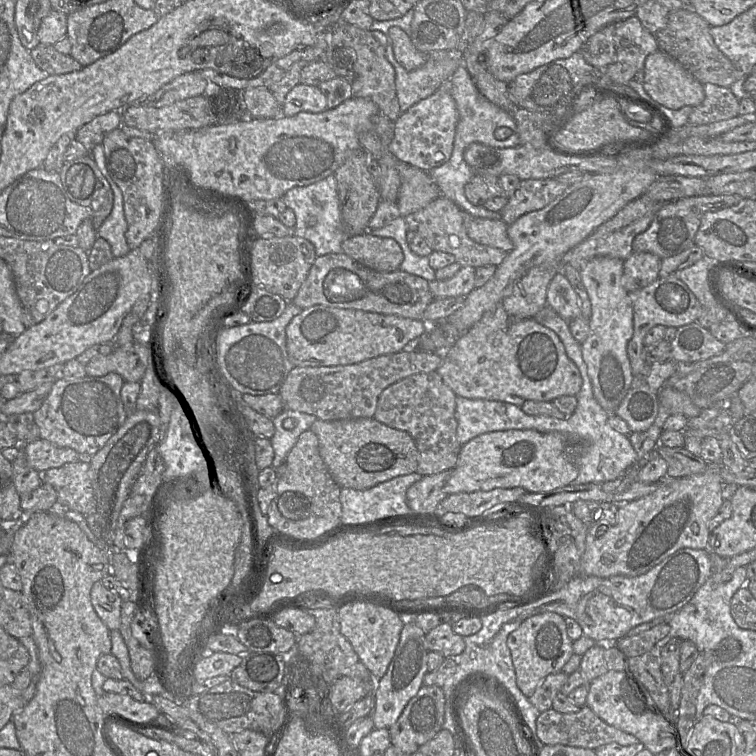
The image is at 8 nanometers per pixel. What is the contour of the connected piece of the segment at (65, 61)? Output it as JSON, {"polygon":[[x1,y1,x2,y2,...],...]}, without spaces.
{"polygon":[[39,44,30,51,36,65,49,75,61,75,78,71,82,65,70,55,58,52,54,45]]}

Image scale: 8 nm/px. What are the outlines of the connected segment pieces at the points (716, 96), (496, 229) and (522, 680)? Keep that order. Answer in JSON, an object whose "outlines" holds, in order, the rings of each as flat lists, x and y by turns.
{"outlines":[[[705,83,703,88,705,98,700,105,693,107,688,124,711,124,734,118,739,114,740,100,729,87]],[[464,211,467,234,473,241,510,252,513,243,508,237,508,225,502,219,485,219,473,217]],[[545,612,524,620,507,637,516,674,516,683,526,697,530,697,550,674,559,673,573,656,573,641,567,634,565,619,558,613]]]}

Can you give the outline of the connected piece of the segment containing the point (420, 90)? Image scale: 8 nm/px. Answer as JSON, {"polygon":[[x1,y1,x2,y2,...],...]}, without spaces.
{"polygon":[[390,40,385,56,395,70,396,95,402,113,440,87,445,87,455,70,462,65,456,52,438,50,428,54,423,66,407,71,396,60]]}

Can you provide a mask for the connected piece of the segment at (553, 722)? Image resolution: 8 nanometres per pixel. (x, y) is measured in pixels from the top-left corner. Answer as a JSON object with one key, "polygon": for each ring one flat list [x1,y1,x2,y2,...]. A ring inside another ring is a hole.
{"polygon":[[586,704,574,713,559,713,554,709,541,712,536,720,536,731,538,739,544,745,560,744,595,750,609,743,622,746,639,743,635,736,602,721]]}

